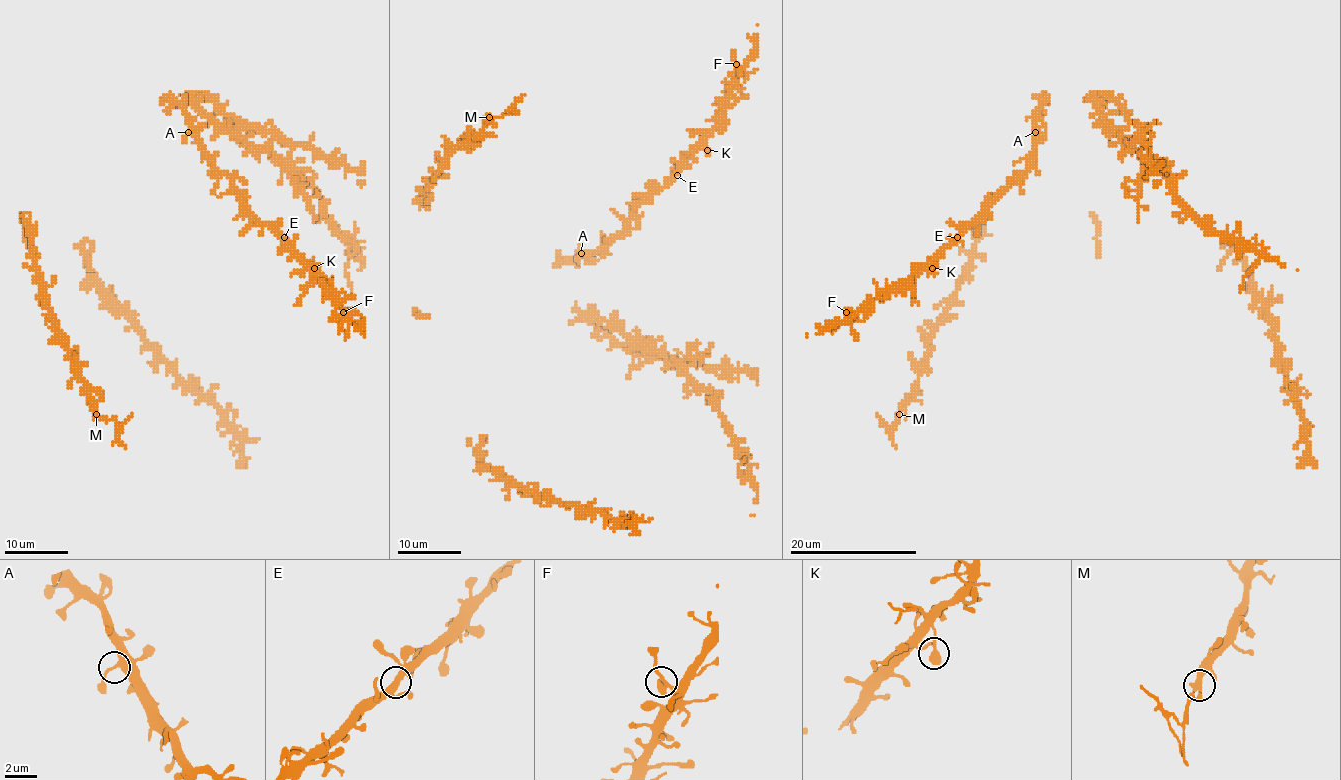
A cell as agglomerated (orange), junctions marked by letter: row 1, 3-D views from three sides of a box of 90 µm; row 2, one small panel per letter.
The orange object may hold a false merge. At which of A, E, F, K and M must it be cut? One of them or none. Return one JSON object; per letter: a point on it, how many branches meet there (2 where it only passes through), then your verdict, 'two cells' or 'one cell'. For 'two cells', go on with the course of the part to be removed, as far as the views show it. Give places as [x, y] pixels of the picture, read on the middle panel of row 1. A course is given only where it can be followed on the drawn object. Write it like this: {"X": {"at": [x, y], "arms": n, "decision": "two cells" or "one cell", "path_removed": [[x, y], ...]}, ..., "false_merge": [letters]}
{"A": {"at": [581, 253], "arms": 3, "decision": "one cell"}, "E": {"at": [677, 175], "arms": 3, "decision": "one cell"}, "F": {"at": [736, 64], "arms": 2, "decision": "one cell"}, "K": {"at": [707, 150], "arms": 1, "decision": "one cell"}, "M": {"at": [489, 117], "arms": 2, "decision": "two cells", "path_removed": [[489, 118], [505, 115], [524, 94]]}, "false_merge": ["M"]}

